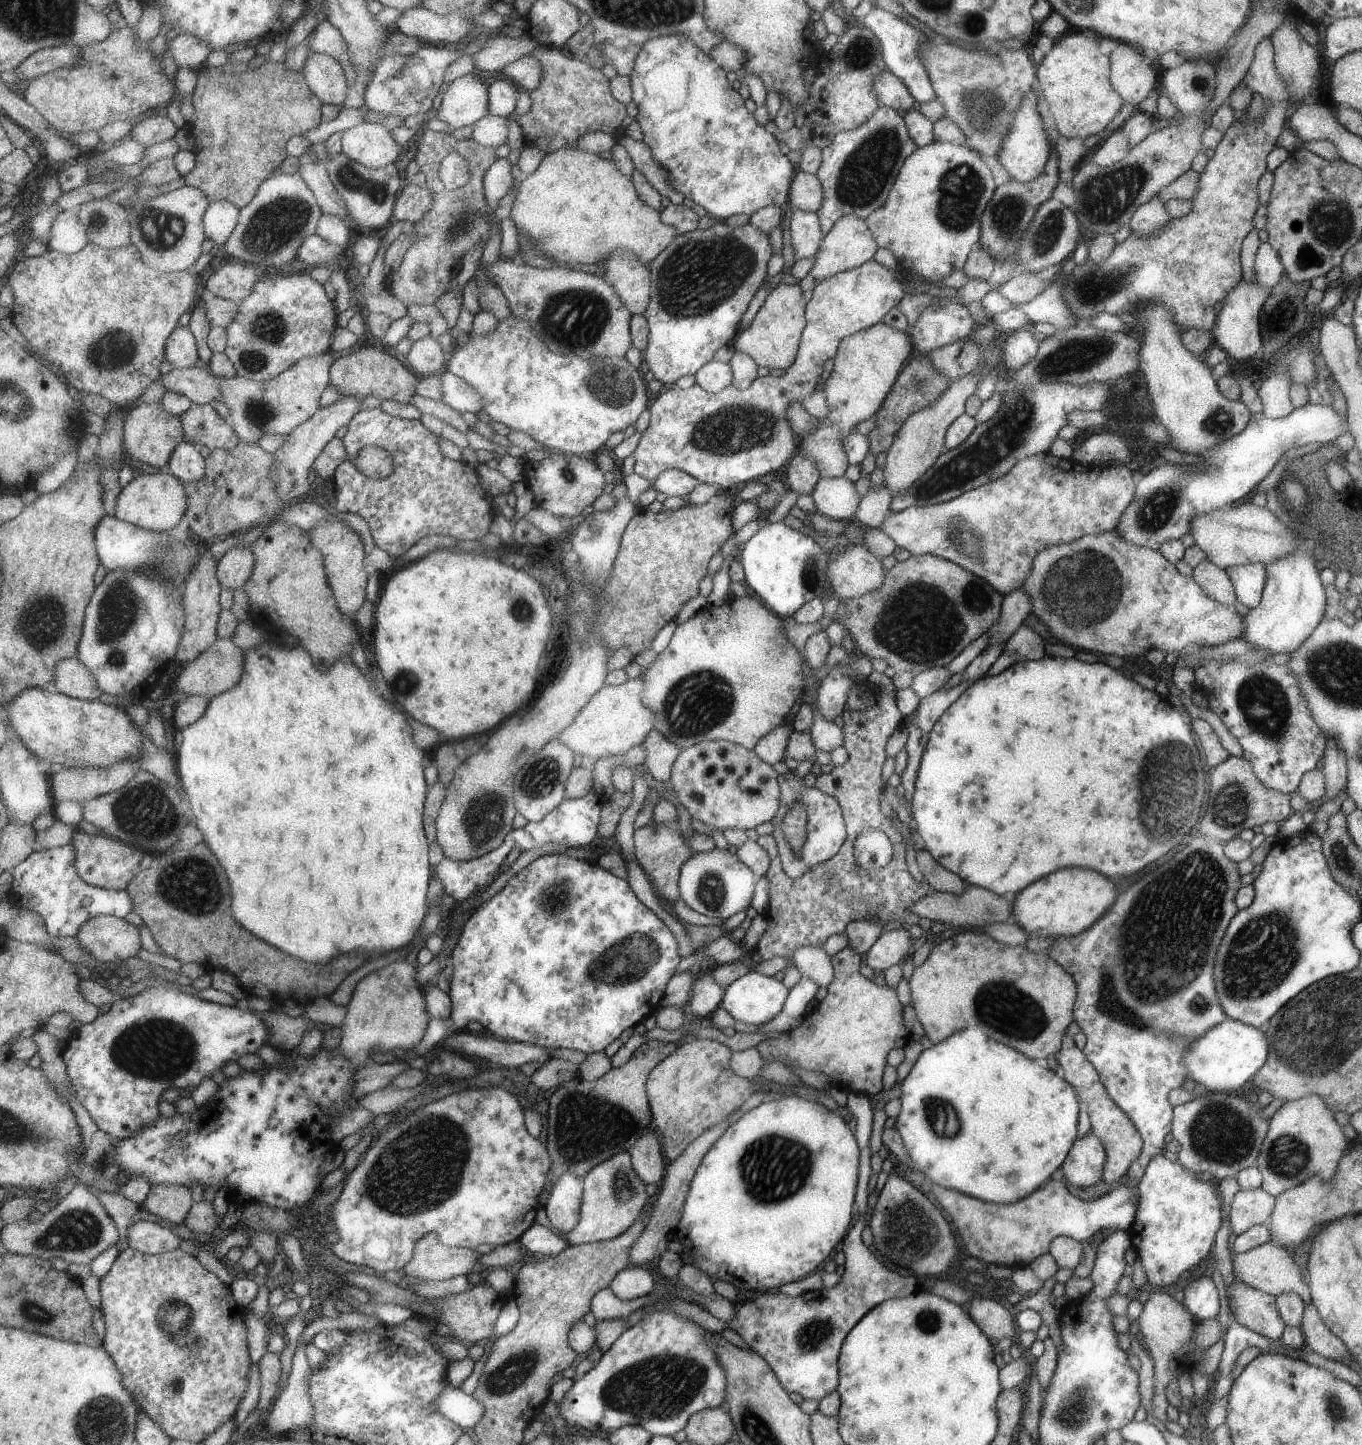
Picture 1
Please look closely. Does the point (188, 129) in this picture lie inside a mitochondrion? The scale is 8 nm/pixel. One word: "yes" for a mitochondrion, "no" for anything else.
no

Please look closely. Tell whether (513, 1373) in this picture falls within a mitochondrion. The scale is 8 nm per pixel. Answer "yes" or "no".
yes

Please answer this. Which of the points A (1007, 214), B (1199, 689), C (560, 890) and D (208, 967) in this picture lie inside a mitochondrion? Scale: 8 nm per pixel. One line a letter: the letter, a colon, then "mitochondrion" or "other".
A: mitochondrion
B: other
C: mitochondrion
D: other

